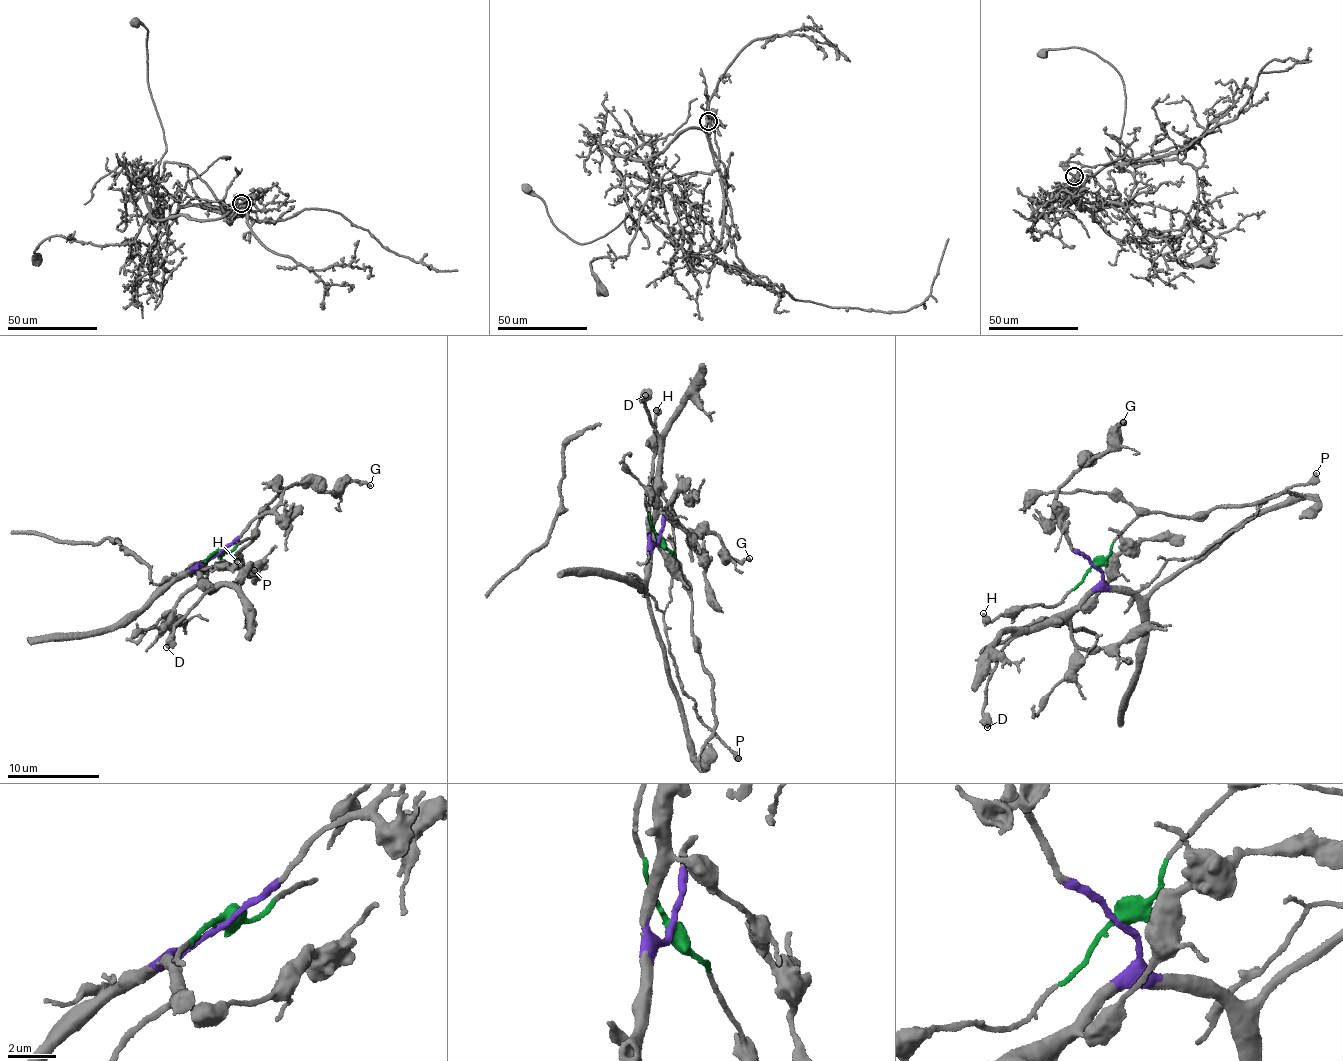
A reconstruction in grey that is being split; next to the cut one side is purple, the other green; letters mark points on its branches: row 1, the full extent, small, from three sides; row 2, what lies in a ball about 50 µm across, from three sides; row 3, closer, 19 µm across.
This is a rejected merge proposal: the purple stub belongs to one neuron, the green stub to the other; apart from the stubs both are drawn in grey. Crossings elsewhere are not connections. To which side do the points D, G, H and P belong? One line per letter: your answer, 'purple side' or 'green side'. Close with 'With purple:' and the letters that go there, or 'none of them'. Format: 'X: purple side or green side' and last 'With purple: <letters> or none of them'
D: purple side
G: purple side
H: green side
P: green side
With purple: D, G

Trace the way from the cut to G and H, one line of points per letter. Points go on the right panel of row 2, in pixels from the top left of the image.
G: (1094, 567), (1085, 556), (1070, 549), (1054, 499), (1058, 487), (1080, 463), (1108, 447), (1122, 421)
H: (1094, 565), (1084, 582), (1057, 603), (1011, 607), (992, 620), (983, 613)

